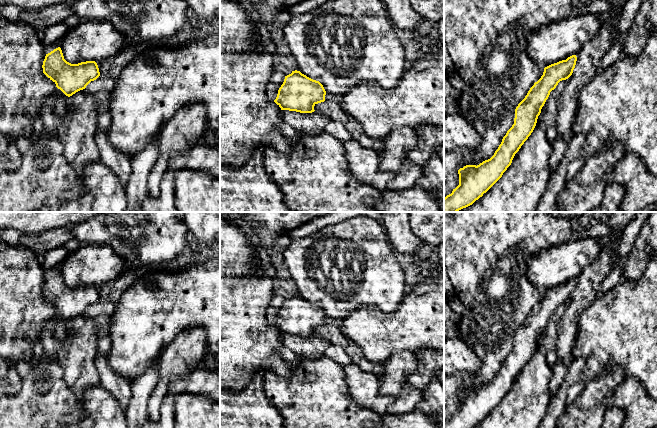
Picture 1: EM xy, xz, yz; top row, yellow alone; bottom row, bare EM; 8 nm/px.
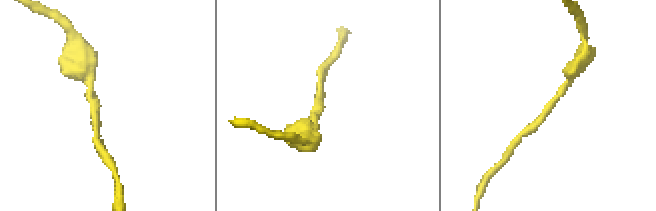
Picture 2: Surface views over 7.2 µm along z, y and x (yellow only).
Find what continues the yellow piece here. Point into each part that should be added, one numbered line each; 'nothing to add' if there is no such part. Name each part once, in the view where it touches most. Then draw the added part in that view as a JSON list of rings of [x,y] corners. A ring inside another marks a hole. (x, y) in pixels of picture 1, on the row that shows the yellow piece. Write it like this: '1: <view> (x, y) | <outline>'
nothing to add

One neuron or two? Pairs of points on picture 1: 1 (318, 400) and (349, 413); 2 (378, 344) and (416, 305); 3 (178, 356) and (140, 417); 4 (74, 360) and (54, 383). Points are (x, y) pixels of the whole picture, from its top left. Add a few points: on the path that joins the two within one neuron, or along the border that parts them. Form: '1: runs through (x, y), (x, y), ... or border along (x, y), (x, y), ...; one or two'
1: runs through (326, 408), (331, 413), (341, 413); one
2: runs through (388, 335), (408, 315); one
3: border along (156, 384), (148, 402), (147, 417); two
4: border along (43, 360), (57, 359), (64, 381), (72, 388); two

